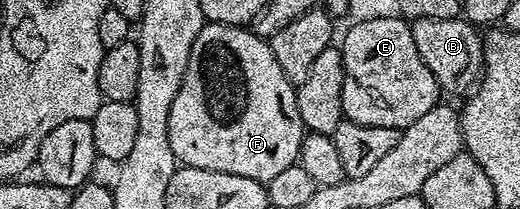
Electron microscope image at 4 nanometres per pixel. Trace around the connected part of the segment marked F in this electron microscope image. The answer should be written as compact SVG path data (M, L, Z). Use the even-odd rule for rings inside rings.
M206 22L205 28L191 45L187 73L175 102L171 105L169 140L178 164L219 173L235 173L268 183L282 169L294 166L301 154L306 129L299 117L297 87L275 61L270 40L261 39L248 26L232 27L226 23Z

